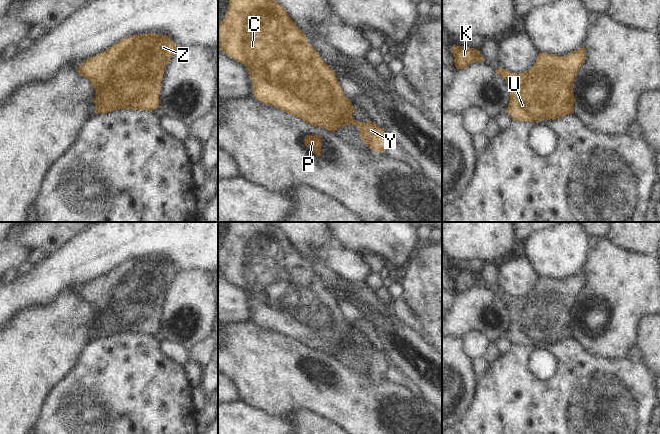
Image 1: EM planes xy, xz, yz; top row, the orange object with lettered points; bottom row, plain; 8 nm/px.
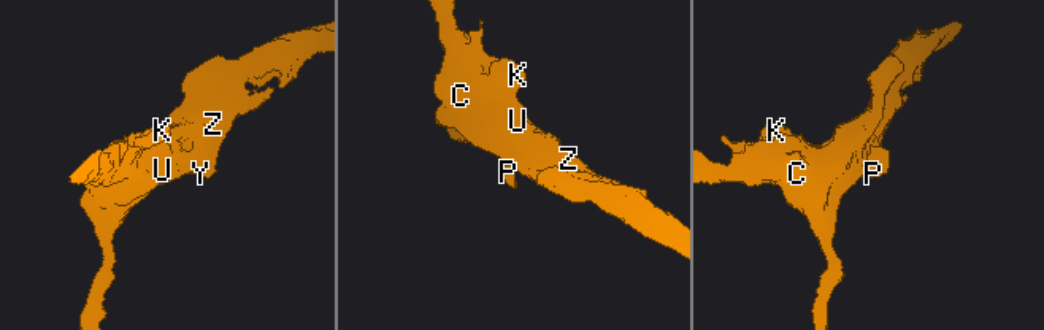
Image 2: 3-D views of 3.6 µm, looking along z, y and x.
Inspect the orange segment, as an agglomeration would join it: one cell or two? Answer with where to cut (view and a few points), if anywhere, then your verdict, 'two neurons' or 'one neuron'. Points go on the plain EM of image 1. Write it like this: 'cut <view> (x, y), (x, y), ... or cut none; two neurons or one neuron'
cut xy (92, 322), (95, 329), (102, 336); two neurons

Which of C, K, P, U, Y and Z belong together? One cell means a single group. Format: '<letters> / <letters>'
C K U Y Z / P

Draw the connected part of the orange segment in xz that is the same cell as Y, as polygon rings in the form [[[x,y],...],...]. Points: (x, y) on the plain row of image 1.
[[[229,222],[226,240],[220,245],[218,265],[222,275],[248,292],[253,322],[298,341],[312,350],[324,350],[331,356],[346,349],[356,349],[360,355],[360,361],[369,372],[375,376],[385,376],[389,367],[385,355],[370,344],[362,347],[353,343],[355,332],[351,328],[352,324],[345,321],[335,296],[321,283],[318,276],[307,265],[306,259],[276,224]]]

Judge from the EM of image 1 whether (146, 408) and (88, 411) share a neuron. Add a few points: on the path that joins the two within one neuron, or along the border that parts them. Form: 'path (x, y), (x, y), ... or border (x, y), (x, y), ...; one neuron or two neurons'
path (132, 410), (102, 411); one neuron

